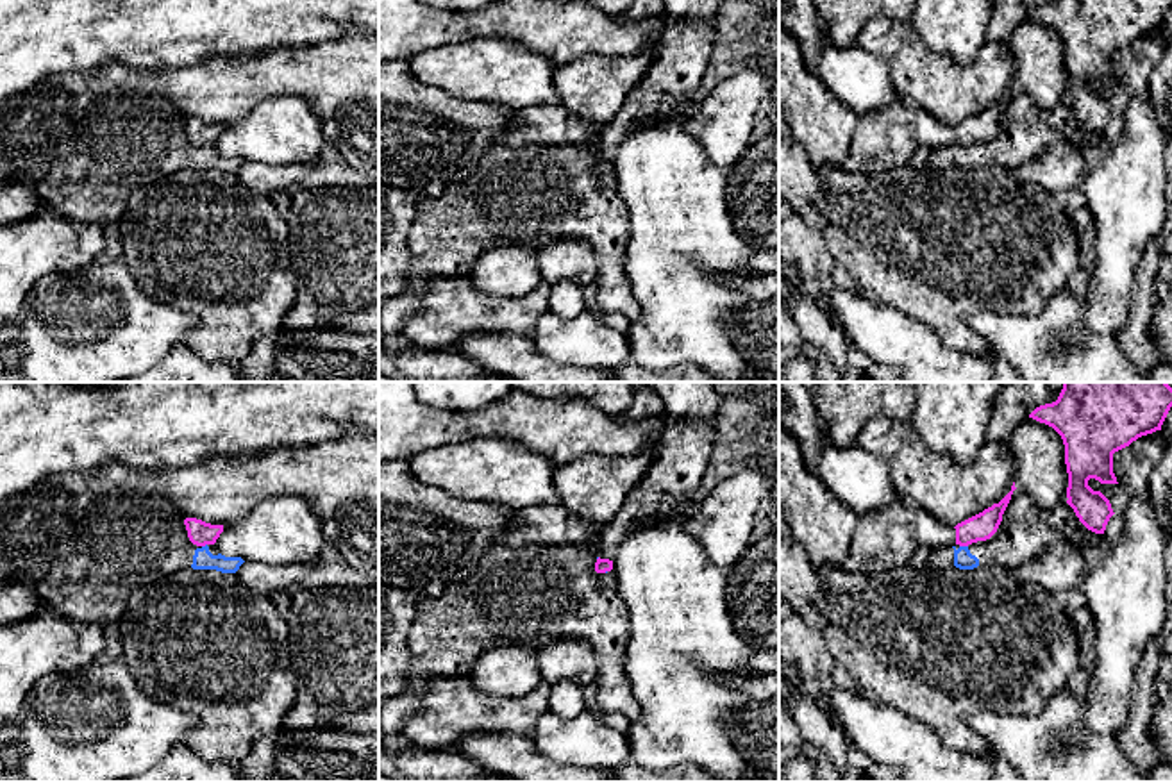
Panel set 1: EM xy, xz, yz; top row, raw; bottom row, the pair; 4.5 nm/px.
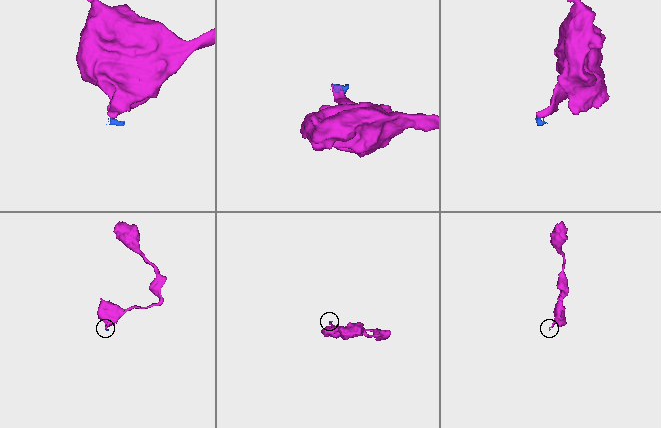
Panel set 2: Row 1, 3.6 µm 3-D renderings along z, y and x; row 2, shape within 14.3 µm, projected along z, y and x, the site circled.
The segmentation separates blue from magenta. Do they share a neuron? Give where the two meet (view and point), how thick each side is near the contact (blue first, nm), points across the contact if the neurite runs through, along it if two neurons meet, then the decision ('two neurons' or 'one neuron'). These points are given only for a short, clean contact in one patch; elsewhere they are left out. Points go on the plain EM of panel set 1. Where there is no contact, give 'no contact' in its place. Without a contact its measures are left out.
yz (963, 147) | 90/120 nm | two neurons

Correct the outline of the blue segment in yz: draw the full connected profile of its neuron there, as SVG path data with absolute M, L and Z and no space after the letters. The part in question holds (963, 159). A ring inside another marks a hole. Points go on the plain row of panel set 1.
M1015 89L1002 114L1000 125L990 139L968 146L952 146L954 166L959 170L974 170L983 164L995 164L1011 171L1034 161L1059 141L1074 141L1081 148L1086 141L1097 143L1101 136L1102 134L1088 130L1068 104L1061 104L1052 111L1042 111L1024 91Z

